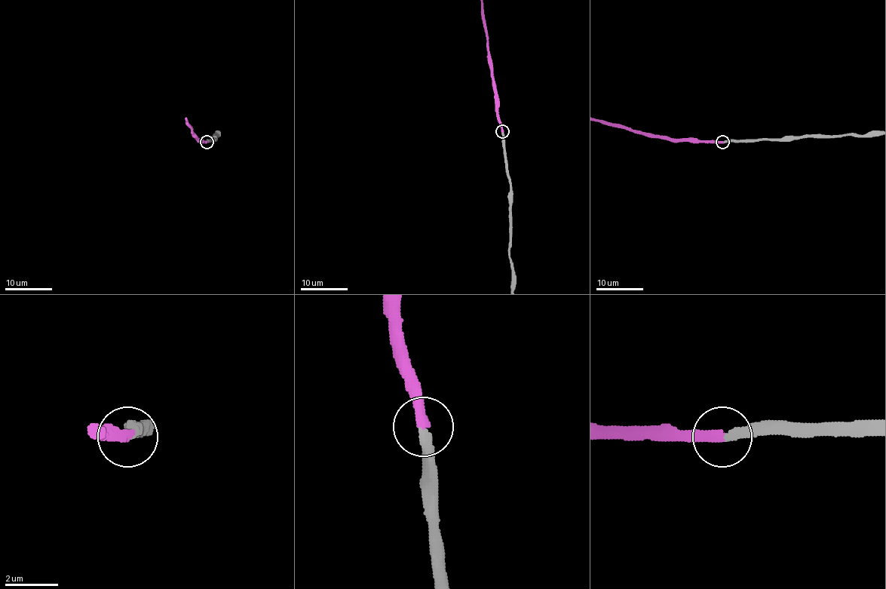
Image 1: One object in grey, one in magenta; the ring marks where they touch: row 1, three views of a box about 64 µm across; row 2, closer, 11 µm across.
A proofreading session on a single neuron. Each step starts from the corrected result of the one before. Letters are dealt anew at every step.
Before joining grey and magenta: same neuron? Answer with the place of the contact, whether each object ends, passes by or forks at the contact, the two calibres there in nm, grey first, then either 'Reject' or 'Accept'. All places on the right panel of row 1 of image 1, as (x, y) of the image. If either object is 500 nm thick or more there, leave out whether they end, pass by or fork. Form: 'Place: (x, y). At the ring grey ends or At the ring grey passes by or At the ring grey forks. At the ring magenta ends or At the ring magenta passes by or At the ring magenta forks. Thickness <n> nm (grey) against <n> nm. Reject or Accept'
Place: (722, 142). At the ring grey ends. At the ring magenta ends. Thickness 320 nm (grey) against 380 nm. Accept

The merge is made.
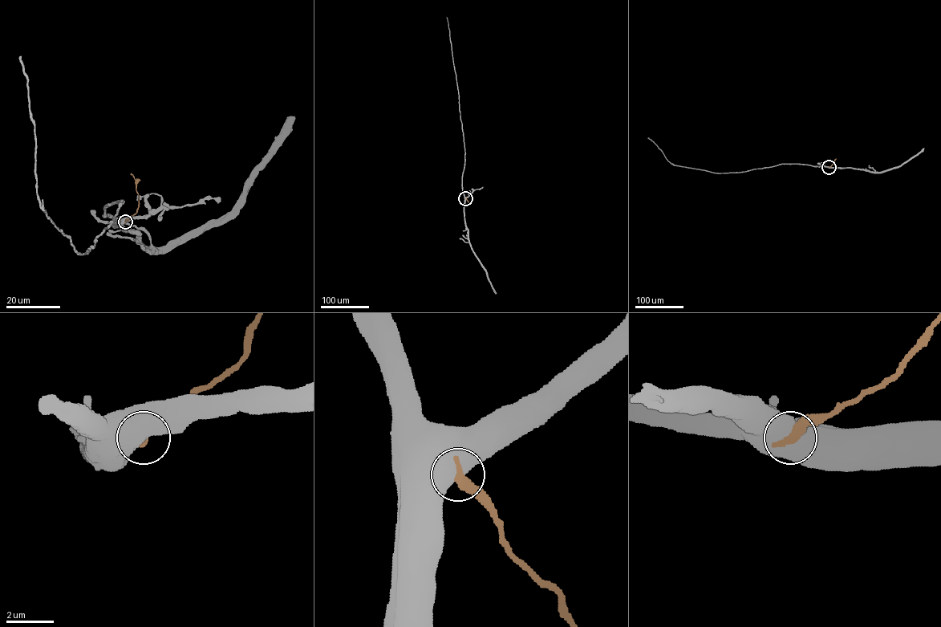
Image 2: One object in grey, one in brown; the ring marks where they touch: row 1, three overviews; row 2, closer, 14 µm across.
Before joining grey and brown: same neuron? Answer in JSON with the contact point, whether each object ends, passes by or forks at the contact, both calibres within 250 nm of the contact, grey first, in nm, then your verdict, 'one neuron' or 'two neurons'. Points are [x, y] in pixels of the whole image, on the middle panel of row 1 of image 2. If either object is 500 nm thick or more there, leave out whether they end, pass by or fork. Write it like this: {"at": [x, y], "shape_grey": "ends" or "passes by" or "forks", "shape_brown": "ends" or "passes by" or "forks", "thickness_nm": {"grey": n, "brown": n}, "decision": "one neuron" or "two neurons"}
{"at": [465, 198], "thickness_nm": {"grey": 800, "brown": 440}, "decision": "two neurons"}

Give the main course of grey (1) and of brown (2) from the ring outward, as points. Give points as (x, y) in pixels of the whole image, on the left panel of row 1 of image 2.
1: (125, 221), (115, 225), (135, 232), (146, 246), (168, 247), (225, 221)
2: (125, 221), (136, 212), (138, 207), (136, 180), (130, 174)

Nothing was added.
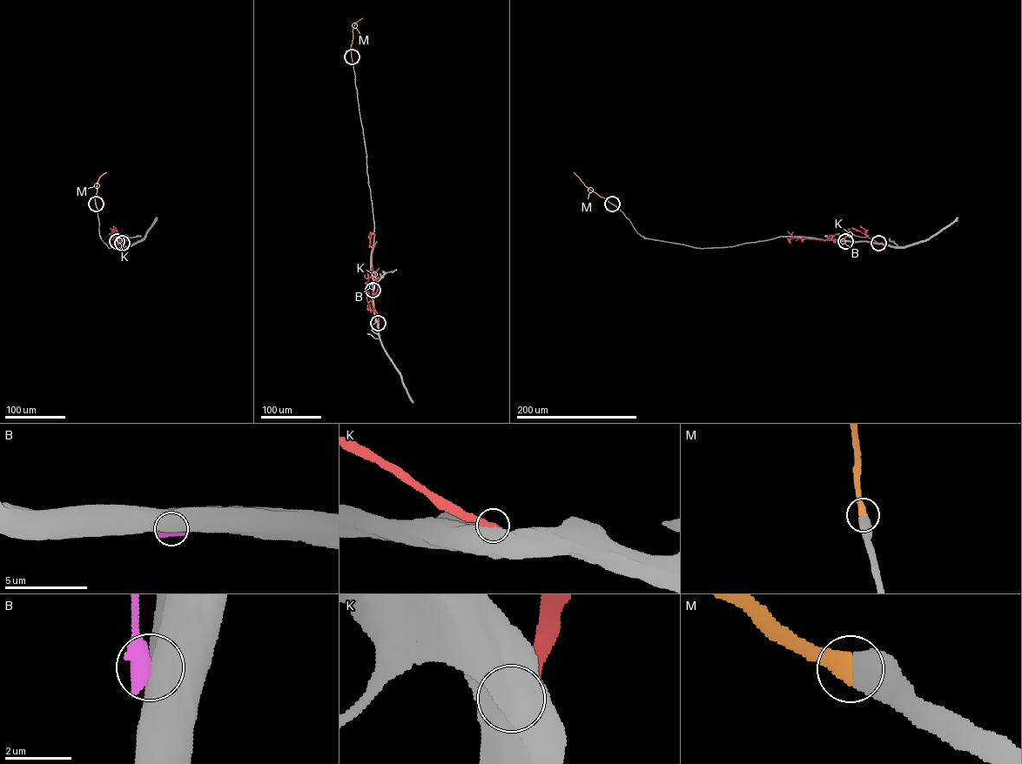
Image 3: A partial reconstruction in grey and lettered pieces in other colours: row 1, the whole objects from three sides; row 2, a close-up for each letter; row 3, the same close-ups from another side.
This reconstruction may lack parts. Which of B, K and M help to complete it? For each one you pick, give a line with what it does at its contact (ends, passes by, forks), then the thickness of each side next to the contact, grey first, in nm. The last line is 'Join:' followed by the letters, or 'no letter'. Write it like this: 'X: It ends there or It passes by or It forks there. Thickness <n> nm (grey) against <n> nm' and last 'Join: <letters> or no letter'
M: It ends there. Thickness 750 nm (grey) against 480 nm
Join: M

